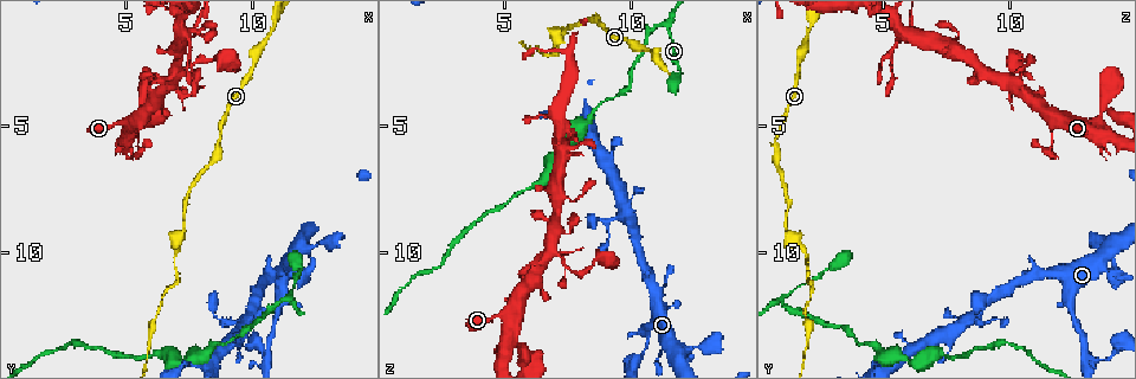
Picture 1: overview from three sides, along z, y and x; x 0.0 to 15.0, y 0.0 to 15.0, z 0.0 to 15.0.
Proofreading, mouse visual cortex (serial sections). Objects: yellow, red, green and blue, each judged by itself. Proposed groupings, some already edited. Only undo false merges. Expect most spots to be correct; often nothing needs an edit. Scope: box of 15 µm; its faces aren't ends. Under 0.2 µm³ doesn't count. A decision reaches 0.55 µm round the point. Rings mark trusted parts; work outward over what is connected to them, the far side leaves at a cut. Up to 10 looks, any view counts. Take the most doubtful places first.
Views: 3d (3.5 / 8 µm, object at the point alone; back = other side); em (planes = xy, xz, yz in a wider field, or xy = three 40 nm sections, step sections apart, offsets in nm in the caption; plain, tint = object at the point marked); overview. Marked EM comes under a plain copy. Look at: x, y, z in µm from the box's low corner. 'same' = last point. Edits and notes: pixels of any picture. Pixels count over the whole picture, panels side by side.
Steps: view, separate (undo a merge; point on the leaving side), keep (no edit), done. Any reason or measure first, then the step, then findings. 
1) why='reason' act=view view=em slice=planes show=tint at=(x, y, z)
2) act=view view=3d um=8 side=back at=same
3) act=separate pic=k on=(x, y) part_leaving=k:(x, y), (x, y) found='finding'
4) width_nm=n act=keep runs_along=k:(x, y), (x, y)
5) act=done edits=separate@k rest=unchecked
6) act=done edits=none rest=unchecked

why='a narrow waist' act=view view=3d um=8 side=back at=(6.9, 10.5, 2.0)

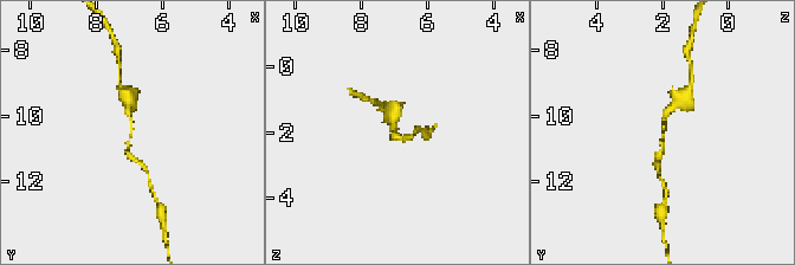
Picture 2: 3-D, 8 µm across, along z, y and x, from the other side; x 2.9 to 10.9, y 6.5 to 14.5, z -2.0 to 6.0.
arm_widths_nm=150,200 act=view view=em slice=xy step=5 show=tint at=(6.9, 10.5, 2.0)

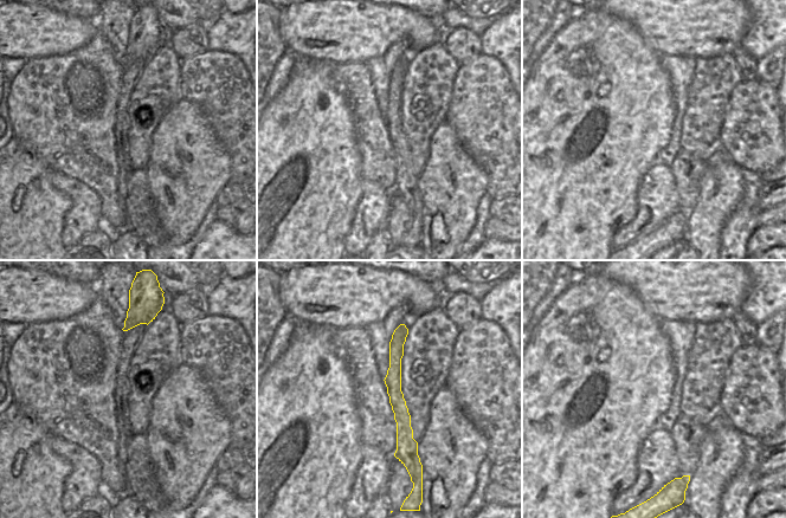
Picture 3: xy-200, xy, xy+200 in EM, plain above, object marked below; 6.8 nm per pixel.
act=keep runs_along=3:(401, 328), (394, 393), (410, 468) found='one cell here'

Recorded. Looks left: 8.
why='abrupt turn' act=view view=3d um=8 at=(10.7, 14.2, 13.0)

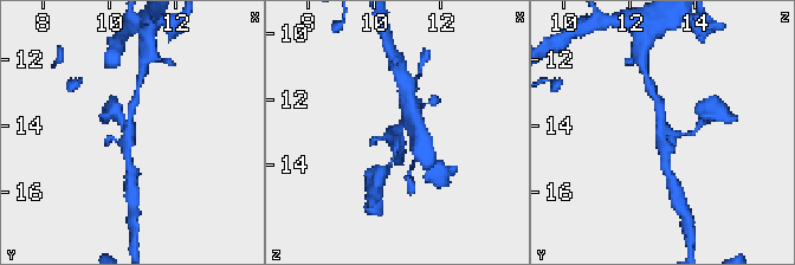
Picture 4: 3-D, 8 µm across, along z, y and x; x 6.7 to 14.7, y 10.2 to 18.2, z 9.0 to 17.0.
why='shape alone is not enough' act=view view=em slice=xy step=3 show=tint at=(10.6, 14.1, 13.0)

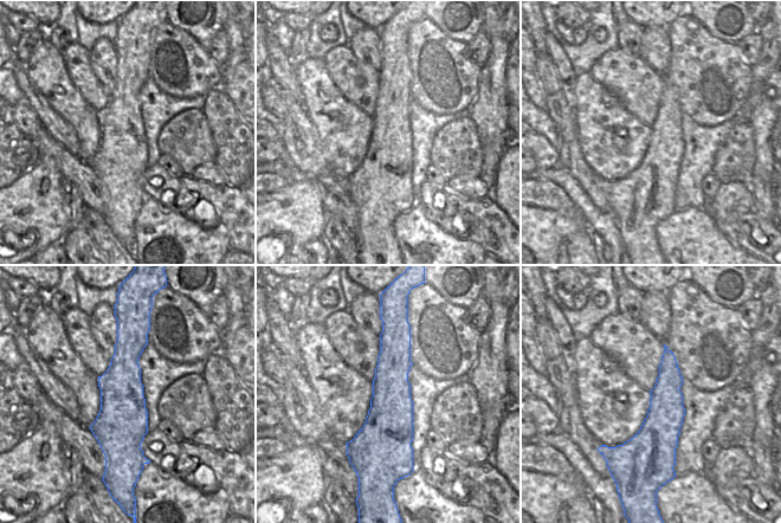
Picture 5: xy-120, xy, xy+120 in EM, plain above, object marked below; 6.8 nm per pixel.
act=keep runs_along=5:(398, 320), (379, 476) found='all the same cell'

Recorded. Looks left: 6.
why='branch point' act=view view=3d um=3.5 at=(11.5, 11.8, 1.0)

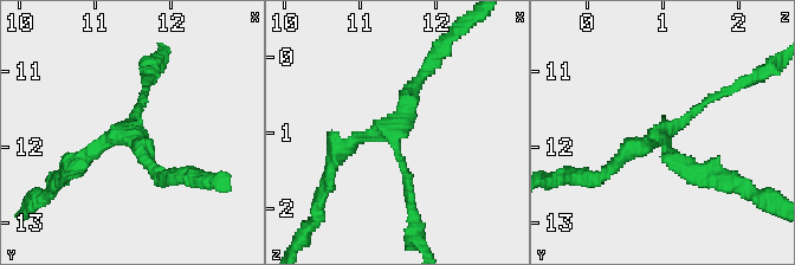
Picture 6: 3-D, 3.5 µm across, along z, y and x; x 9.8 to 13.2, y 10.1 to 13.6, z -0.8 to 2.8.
act=view view=em slice=xy step=1 show=tint at=(11.40, 11.85, 1.00)

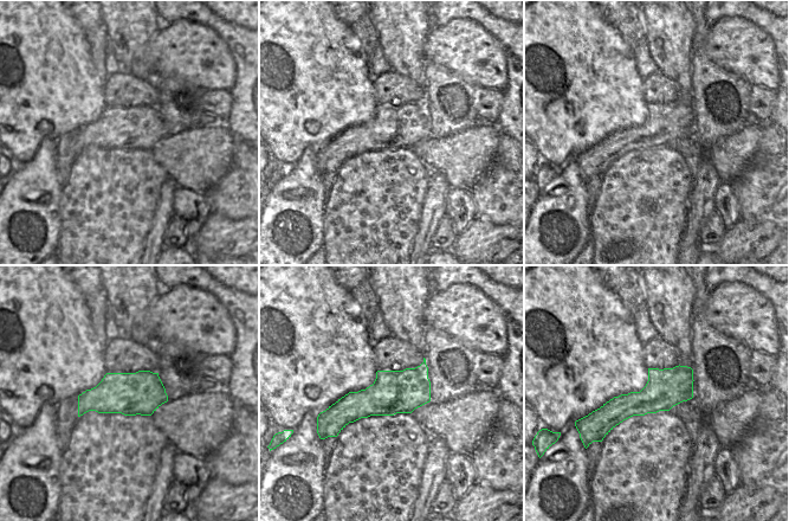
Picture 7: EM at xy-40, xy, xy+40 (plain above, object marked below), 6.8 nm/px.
arm_widths_nm=100,200,200 act=keep runs_along=7:(424, 367), (400, 391), (319, 428) found='continuous, no second cell'

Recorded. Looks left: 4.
why='sharp bend' act=view view=3d um=3.5 side=back at=(8.7, 2.2, 10.3)

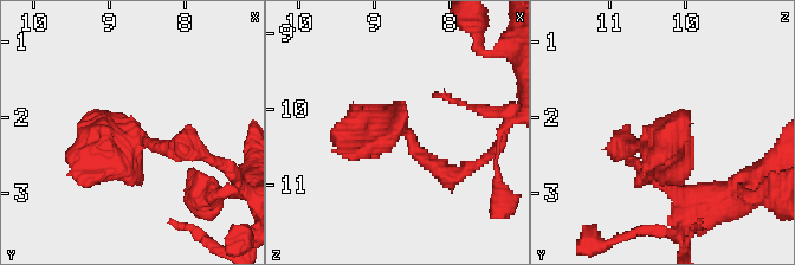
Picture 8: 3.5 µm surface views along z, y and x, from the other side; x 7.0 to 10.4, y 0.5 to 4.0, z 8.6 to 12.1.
act=view view=em slice=xy step=2 show=tint at=(8.70, 2.35, 10.25)

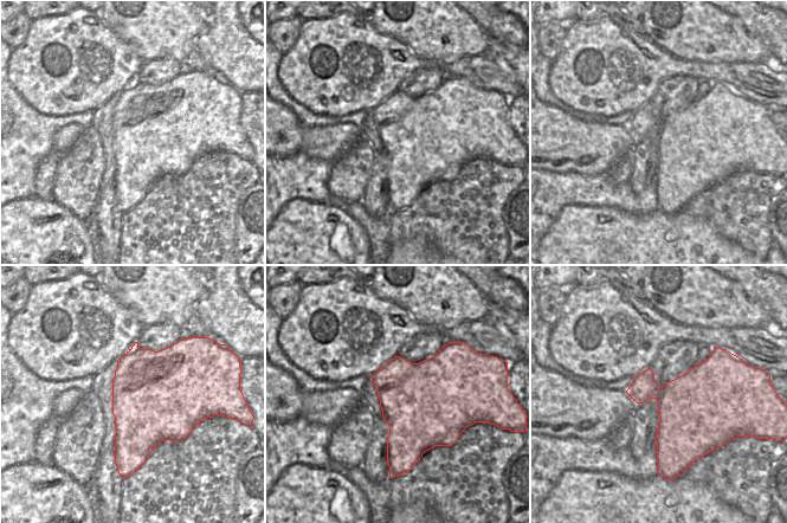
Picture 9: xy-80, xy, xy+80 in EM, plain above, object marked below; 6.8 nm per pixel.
width_nm=600 act=keep runs_along=8:(458, 174), (393, 123), (342, 147) found='continuous, no second cell'

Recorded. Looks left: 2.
act=done edits=none rest=unchecked

